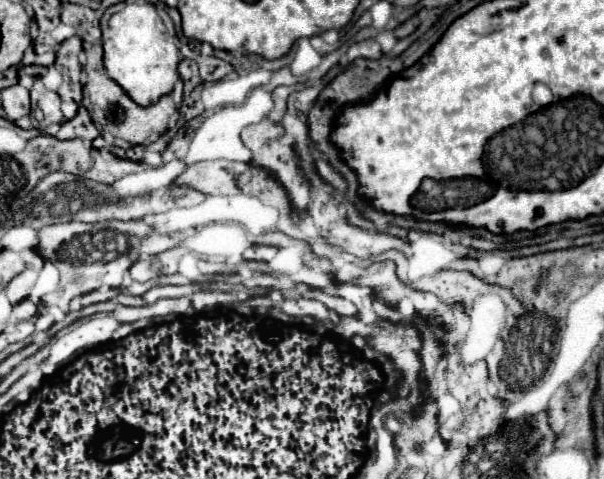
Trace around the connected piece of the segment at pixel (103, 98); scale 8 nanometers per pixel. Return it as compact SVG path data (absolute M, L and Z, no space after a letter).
M92 45L86 49L88 55L88 63L86 63L86 73L88 73L88 81L86 81L86 91L90 97L90 105L92 105L92 115L94 121L108 133L112 133L116 139L128 141L132 145L146 145L154 139L158 139L166 129L168 129L168 119L170 115L176 111L174 101L170 99L170 95L164 95L158 103L150 105L150 107L140 107L138 103L134 103L124 89L112 81L106 75L106 69L102 65L102 49L100 45Z

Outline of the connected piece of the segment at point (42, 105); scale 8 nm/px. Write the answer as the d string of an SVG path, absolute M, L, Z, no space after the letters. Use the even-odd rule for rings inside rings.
M36 79L34 87L30 89L32 97L32 111L30 119L32 125L38 129L46 129L52 123L62 123L62 111L60 111L60 97L54 91L48 91L40 79ZM36 111L42 113L42 117L36 117Z

